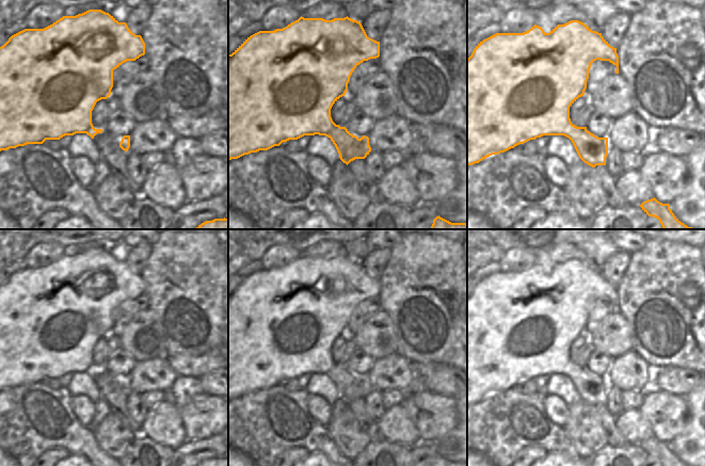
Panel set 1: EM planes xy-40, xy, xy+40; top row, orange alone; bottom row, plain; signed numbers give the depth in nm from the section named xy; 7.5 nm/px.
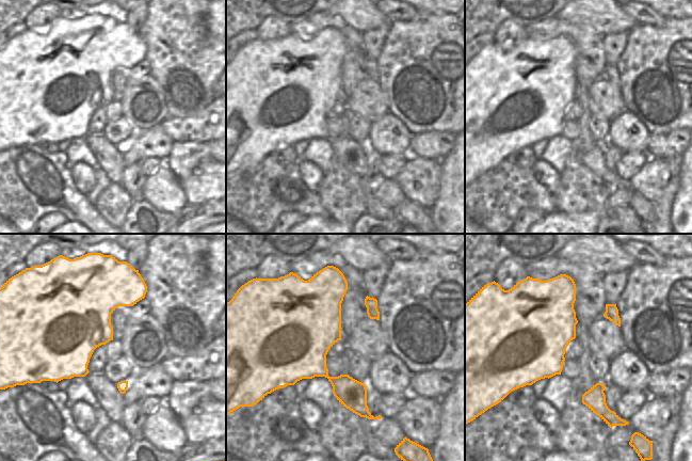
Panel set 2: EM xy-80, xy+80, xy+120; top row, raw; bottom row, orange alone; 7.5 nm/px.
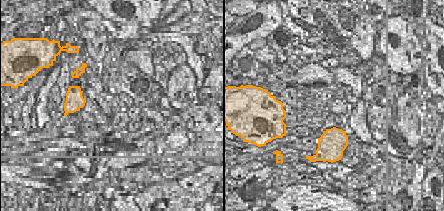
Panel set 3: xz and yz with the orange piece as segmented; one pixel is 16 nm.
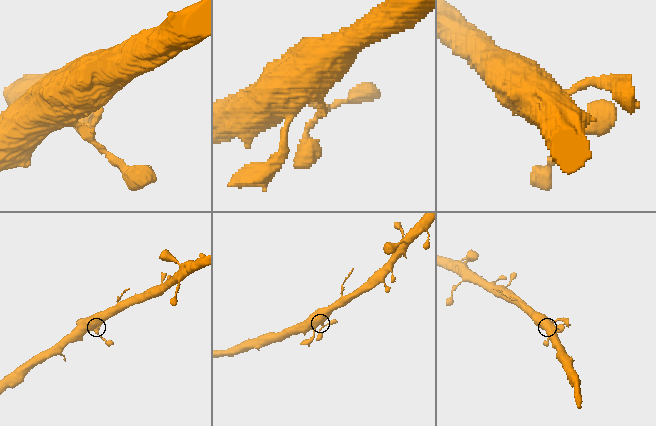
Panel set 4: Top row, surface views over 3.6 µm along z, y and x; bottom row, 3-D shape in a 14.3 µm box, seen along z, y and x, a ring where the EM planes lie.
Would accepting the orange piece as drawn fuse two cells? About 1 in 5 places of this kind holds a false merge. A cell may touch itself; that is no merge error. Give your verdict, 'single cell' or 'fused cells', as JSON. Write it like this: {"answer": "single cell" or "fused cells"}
{"answer": "single cell"}

